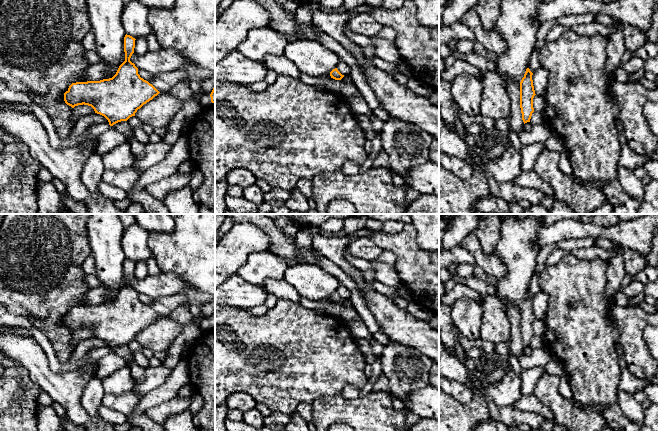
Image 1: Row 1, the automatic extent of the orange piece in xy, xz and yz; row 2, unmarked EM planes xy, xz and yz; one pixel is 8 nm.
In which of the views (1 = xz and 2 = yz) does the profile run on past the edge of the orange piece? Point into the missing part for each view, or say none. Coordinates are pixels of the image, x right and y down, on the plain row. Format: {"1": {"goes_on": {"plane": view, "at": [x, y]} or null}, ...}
{"1": {"goes_on": null}, "2": {"goes_on": null}}

